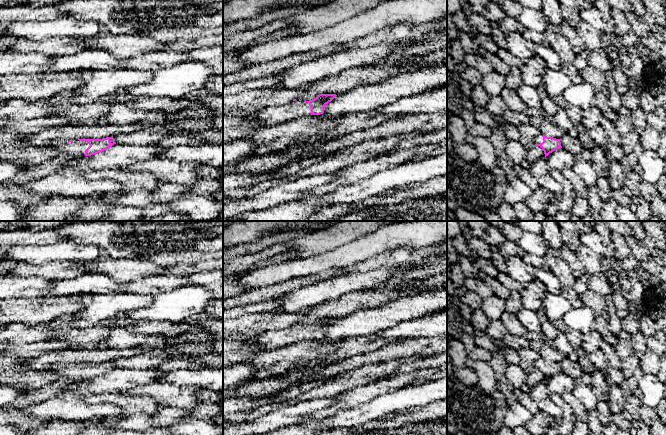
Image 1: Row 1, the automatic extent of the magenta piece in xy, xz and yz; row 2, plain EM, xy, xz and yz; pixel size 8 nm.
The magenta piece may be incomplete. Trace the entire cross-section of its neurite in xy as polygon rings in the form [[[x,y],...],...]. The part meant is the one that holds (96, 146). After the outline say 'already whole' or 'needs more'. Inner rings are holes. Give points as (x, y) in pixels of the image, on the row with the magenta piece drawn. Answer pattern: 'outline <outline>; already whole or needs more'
outline [[[112,137],[102,139],[79,139],[67,142],[55,142],[50,146],[60,149],[61,156],[79,158],[83,156],[91,156],[112,147],[116,142]]]; needs more

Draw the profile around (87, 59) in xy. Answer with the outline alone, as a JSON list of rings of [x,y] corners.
[[[86,48],[71,55],[57,57],[44,72],[114,70],[123,60],[104,50]]]

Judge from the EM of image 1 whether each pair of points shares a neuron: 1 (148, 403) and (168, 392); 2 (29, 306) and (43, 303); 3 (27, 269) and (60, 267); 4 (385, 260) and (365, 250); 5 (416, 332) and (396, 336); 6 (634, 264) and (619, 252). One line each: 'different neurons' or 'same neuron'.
1: different neurons
2: same neuron
3: same neuron
4: different neurons
5: same neuron
6: same neuron

